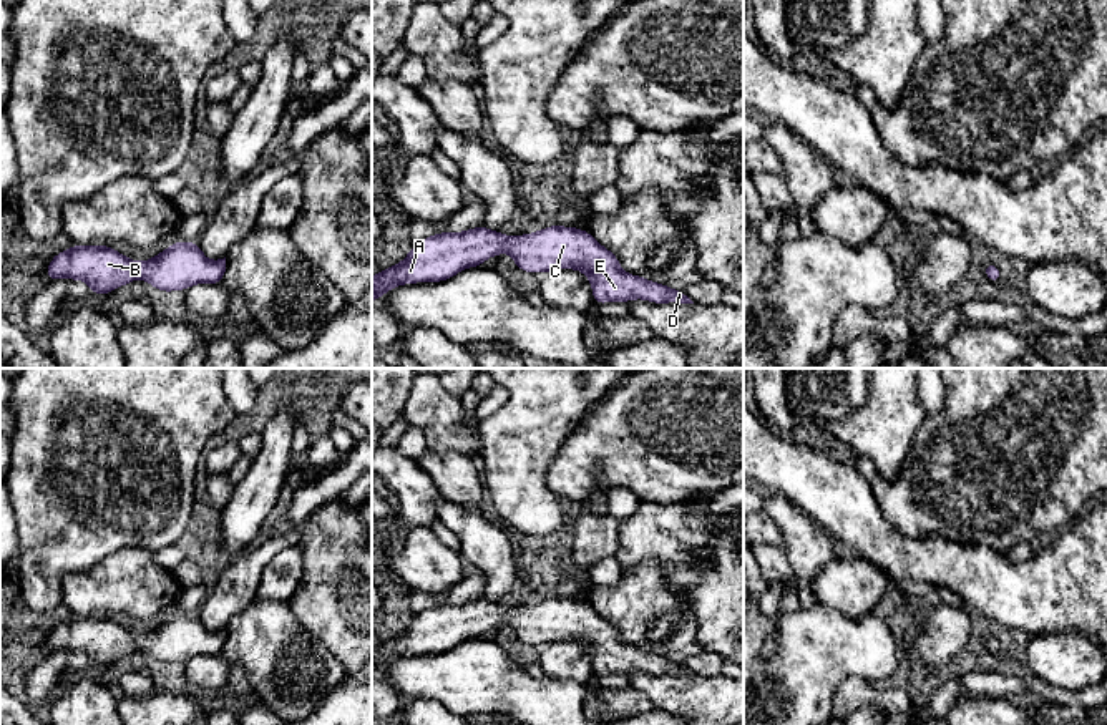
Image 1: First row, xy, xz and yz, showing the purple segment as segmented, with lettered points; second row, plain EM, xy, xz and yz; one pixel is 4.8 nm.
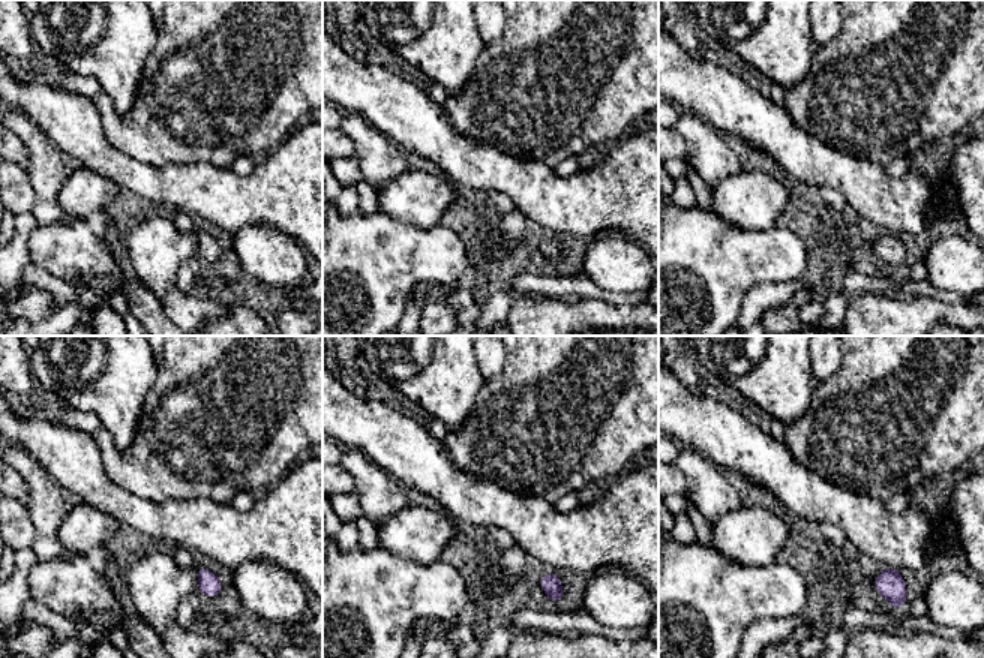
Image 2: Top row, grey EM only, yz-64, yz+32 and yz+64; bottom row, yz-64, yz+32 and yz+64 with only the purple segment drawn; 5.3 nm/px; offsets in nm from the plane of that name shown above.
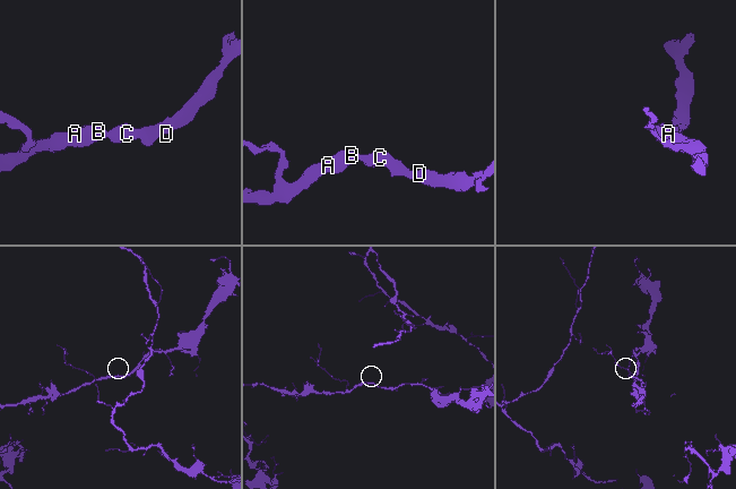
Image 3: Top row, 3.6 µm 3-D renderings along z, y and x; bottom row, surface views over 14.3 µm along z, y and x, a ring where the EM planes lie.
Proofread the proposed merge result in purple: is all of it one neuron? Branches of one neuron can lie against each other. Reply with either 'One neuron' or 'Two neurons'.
One neuron

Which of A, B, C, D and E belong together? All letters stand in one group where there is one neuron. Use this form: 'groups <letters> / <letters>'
groups A B C D E

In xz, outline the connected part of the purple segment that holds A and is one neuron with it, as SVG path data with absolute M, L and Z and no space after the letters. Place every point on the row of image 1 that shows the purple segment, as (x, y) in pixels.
M558 224L511 237L486 226L425 237L402 262L372 277L372 302L398 285L443 282L503 252L511 255L518 269L529 274L548 274L556 269L581 270L591 282L597 305L634 299L654 304L694 304L684 290L624 272L617 255L601 246L589 231Z

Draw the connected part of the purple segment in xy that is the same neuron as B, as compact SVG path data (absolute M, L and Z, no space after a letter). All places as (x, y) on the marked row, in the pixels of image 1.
M176 241L161 254L134 262L111 246L71 246L58 252L46 267L46 277L85 280L91 294L108 295L141 279L161 292L188 290L194 284L222 284L226 257L209 260L198 242Z

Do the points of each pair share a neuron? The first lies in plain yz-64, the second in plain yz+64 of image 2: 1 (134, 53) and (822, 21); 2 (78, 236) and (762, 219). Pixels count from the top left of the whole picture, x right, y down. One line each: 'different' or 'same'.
1: different
2: different

